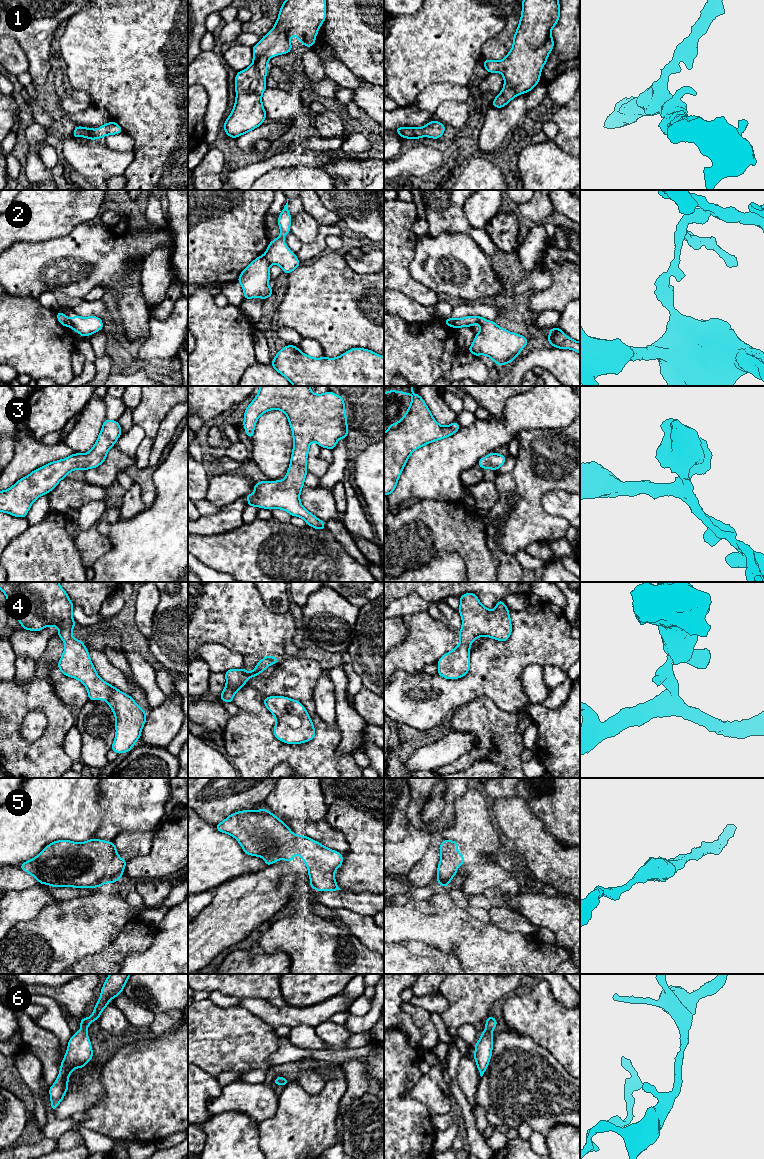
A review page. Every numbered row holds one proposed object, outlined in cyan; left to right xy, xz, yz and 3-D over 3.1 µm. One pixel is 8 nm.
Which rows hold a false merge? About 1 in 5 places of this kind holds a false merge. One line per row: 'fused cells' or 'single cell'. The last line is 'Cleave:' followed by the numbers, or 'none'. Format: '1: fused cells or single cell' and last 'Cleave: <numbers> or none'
1: single cell
2: fused cells
3: single cell
4: single cell
5: single cell
6: single cell
Cleave: 2

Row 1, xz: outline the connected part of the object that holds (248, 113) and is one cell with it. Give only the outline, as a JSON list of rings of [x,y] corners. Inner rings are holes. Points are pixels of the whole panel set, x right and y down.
[[[326,0],[283,2],[273,29],[252,47],[252,64],[235,76],[235,104],[224,122],[229,137],[237,138],[263,124],[267,114],[262,105],[262,95],[267,88],[269,59],[292,51],[290,38],[293,35],[306,47],[312,47],[325,18]]]

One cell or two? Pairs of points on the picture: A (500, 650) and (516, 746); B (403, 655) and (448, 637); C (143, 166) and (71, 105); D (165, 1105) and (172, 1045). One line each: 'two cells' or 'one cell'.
A: two cells
B: one cell
C: two cells
D: one cell

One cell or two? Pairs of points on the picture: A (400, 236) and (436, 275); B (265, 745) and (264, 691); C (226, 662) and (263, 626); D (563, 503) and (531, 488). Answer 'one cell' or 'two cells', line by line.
A: two cells
B: one cell
C: two cells
D: two cells

